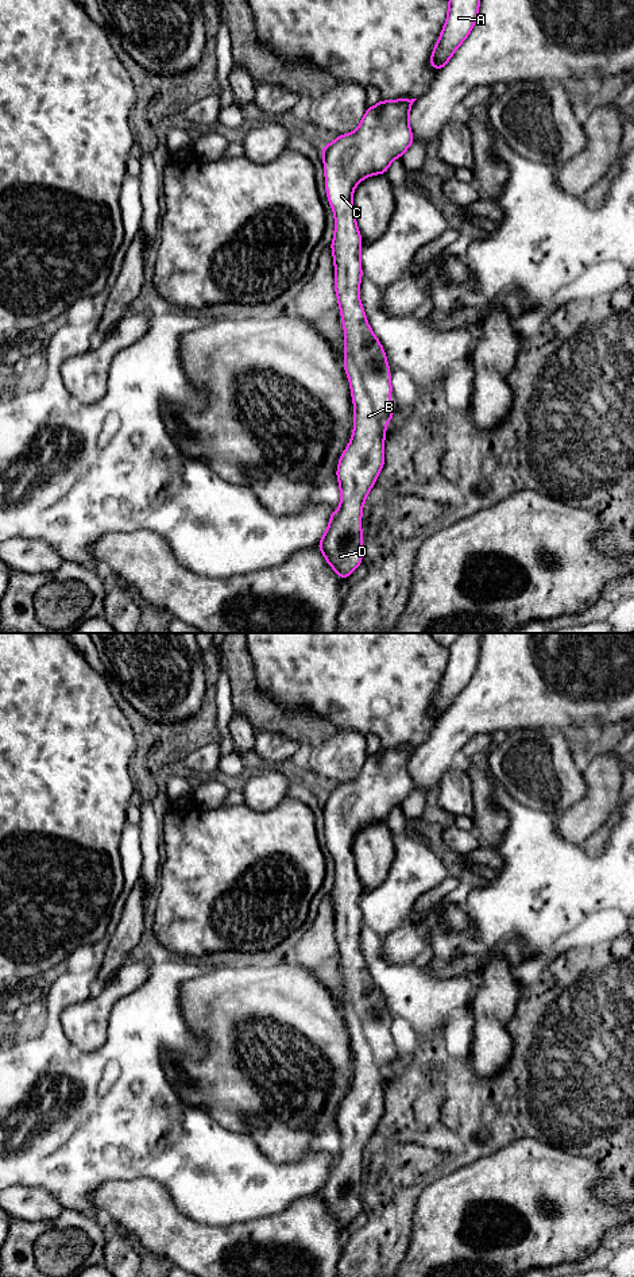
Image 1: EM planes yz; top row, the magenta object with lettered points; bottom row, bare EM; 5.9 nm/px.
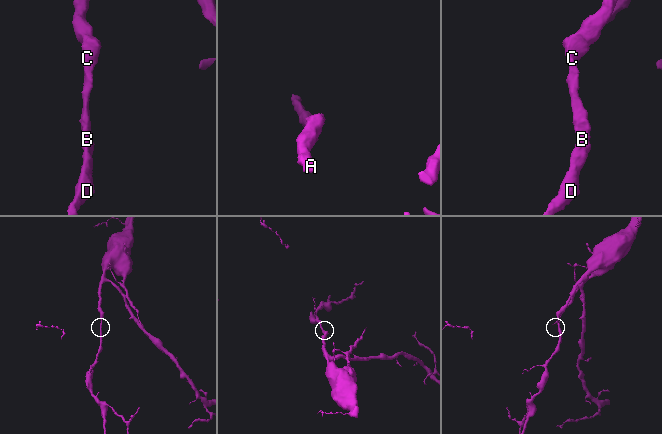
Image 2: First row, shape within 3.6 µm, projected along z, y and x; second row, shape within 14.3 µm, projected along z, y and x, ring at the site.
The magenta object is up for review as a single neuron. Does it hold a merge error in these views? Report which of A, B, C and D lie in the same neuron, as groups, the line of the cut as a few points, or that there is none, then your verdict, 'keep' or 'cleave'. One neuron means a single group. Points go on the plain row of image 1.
A B C D; no cut; keep

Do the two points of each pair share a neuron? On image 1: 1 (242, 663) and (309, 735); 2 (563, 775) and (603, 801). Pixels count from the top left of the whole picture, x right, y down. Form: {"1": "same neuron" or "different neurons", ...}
{"1": "same neuron", "2": "different neurons"}

